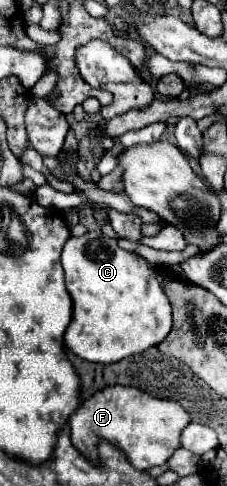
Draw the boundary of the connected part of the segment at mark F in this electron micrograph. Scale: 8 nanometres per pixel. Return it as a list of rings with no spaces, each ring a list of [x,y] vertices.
[[[105,386],[85,400],[69,417],[70,439],[87,458],[97,458],[97,442],[103,438],[121,448],[137,470],[165,464],[179,448],[179,434],[189,424],[189,414],[173,400],[161,400],[131,386]]]

